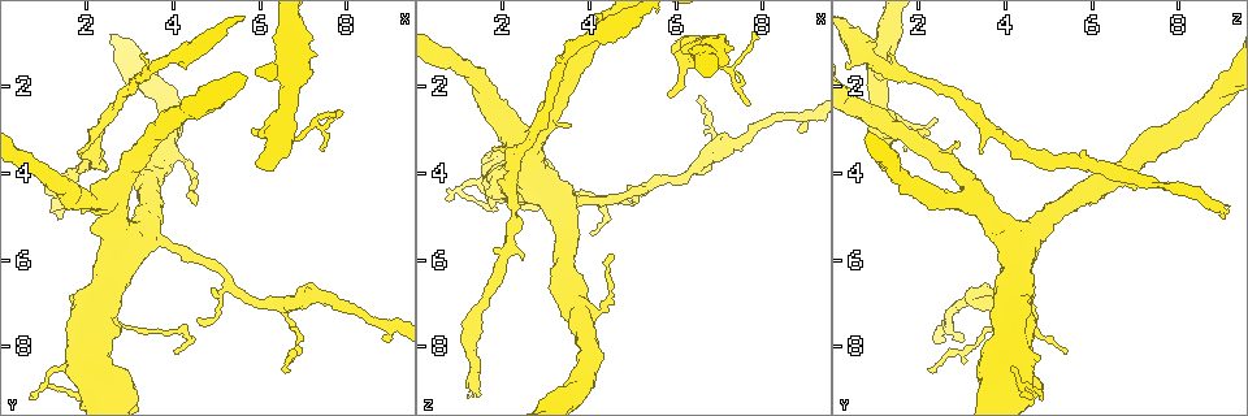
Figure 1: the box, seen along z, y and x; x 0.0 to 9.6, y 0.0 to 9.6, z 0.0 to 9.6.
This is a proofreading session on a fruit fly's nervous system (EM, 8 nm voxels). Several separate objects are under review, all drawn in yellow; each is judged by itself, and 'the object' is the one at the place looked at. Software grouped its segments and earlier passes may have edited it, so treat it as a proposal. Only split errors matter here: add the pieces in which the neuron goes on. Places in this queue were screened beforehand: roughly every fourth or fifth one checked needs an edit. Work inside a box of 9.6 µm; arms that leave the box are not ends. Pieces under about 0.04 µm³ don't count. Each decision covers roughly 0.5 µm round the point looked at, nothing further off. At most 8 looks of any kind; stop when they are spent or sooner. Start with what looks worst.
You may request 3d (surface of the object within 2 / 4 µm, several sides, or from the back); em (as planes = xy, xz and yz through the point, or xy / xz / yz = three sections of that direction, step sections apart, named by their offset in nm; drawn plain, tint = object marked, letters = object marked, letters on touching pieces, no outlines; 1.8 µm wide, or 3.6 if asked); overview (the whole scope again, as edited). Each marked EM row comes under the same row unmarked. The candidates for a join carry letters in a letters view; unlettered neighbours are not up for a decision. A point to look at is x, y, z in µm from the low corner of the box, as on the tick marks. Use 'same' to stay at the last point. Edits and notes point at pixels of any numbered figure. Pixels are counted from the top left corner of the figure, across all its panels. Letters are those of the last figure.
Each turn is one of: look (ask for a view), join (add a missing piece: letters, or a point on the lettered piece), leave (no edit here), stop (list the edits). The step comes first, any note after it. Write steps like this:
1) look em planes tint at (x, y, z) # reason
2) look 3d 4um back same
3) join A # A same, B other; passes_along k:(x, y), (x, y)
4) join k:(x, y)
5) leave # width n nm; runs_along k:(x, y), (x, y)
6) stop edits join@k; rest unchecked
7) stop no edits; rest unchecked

look em planes letters at (1.40, 5.10, 9.10) # end of a long branch

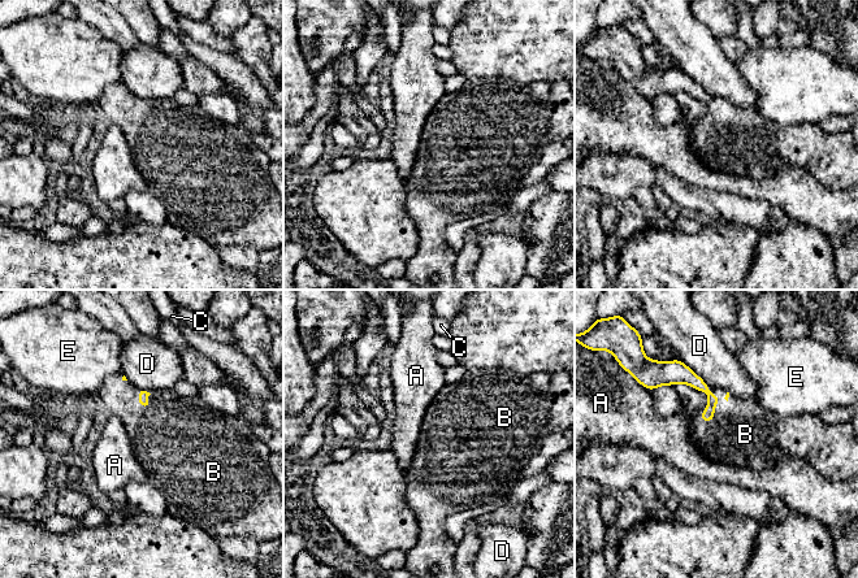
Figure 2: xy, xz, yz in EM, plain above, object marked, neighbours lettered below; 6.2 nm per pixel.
join B # longest_contact D 280 nm; A other, B same, C other, D other, E other; passes_along 2:(688, 377), (715, 407), (745, 434); it goes on there

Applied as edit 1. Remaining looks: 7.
look overview # redraw

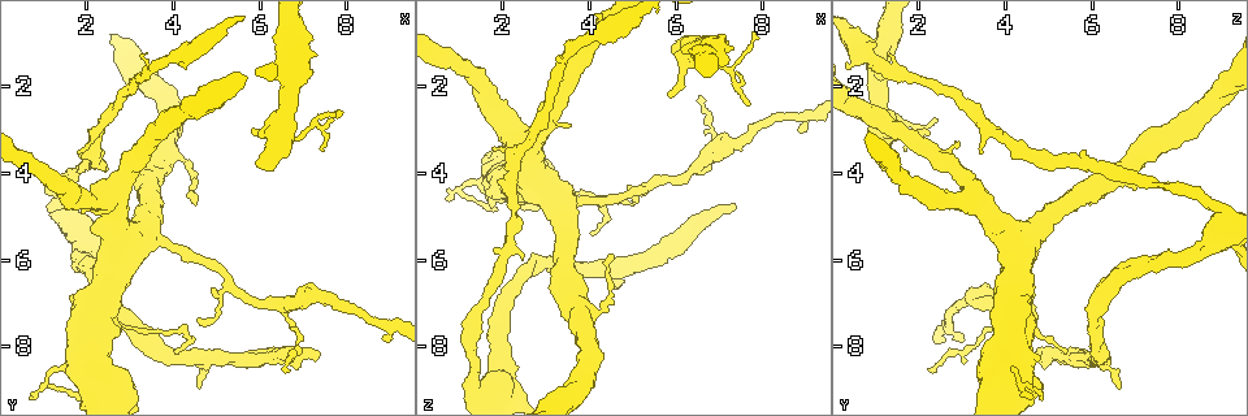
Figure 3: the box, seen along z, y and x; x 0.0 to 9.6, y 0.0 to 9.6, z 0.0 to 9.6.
look em planes letters at (6.20, 1.85, 1.25) # an open end

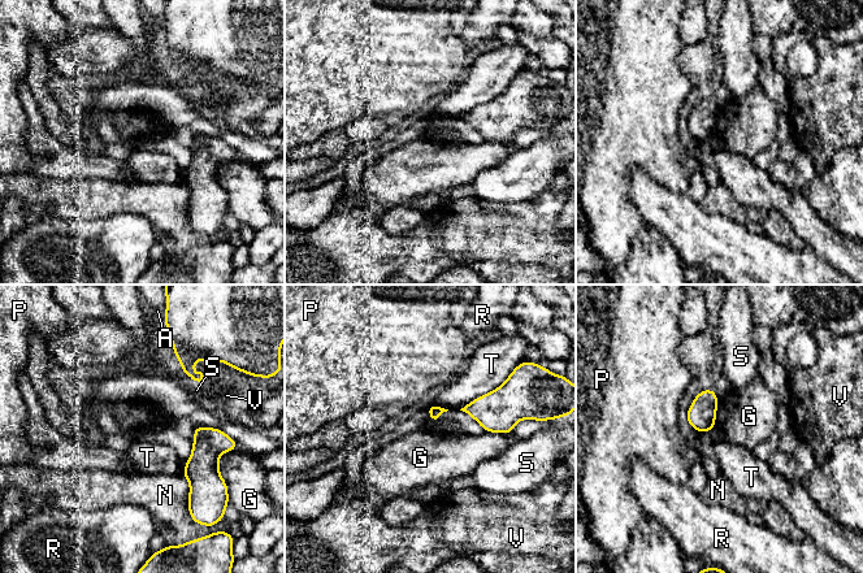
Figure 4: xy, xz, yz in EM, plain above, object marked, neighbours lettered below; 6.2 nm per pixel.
leave # longest_contact T 340 nm; A other, G other, N other, P other, R other, S other, T other, V other; no lettered piece goes on from it

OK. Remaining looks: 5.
stop edits join@2; rest unchecked

